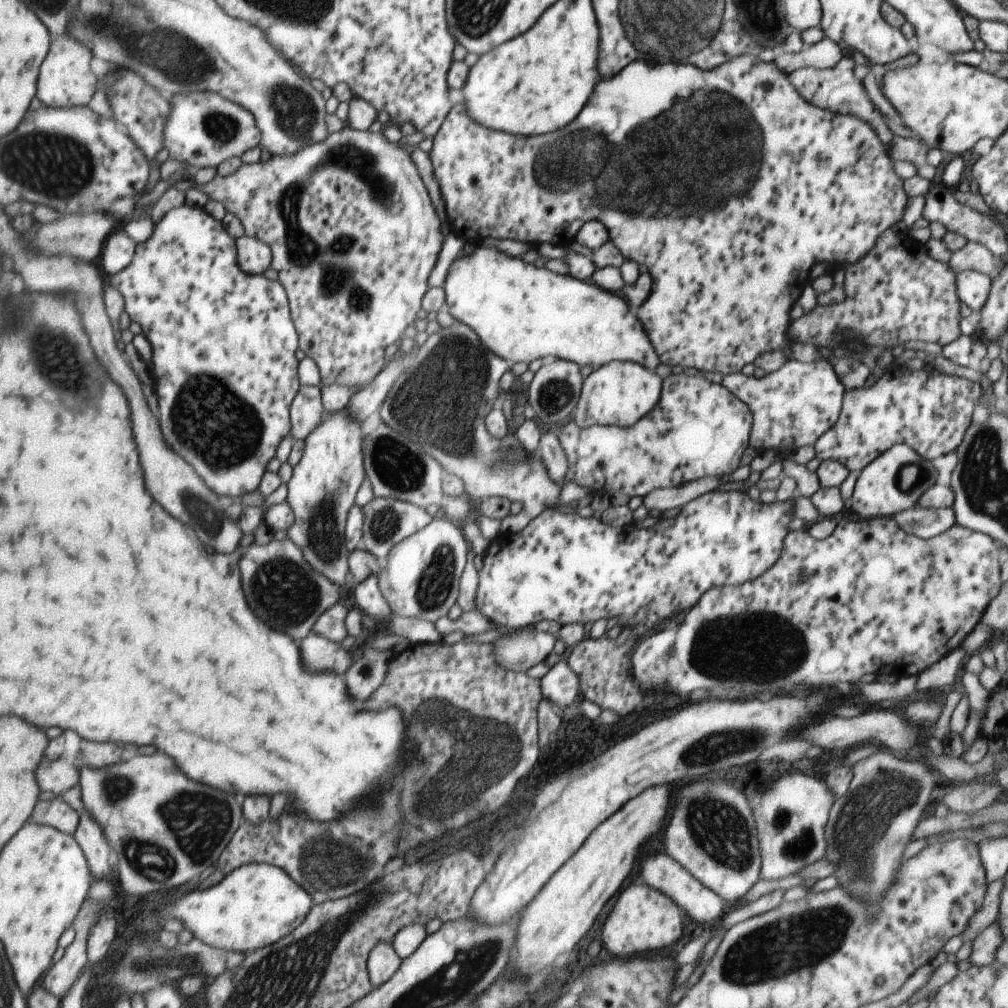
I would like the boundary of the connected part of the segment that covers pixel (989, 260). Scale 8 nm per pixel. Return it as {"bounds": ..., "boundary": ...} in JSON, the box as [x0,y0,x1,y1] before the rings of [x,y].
{"bounds":[949,241,997,276],"boundary":[[[967,241],[959,250],[950,254],[949,268],[954,273],[974,270],[992,276],[997,272],[995,254],[984,245]]]}

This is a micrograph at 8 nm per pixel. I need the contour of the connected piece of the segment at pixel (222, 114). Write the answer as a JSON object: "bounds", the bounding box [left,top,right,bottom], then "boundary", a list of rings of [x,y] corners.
{"bounds":[164,94,262,171],"boundary":[[[181,94],[172,102],[172,115],[166,124],[164,146],[169,156],[188,164],[191,171],[219,166],[233,156],[242,157],[262,144],[262,132],[249,109],[225,100],[219,94]]]}

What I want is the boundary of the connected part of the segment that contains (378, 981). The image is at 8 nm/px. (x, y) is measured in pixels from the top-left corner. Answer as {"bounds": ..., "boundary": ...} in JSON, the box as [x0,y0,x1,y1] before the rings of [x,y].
{"bounds":[368,941,402,987],"boundary":[[[383,941],[372,950],[368,958],[368,969],[375,987],[385,984],[399,970],[402,958],[393,944]]]}

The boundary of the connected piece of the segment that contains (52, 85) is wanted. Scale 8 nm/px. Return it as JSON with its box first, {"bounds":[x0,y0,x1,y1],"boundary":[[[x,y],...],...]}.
{"bounds":[37,36,101,107],"boundary":[[[69,36],[57,37],[40,68],[37,98],[48,107],[87,106],[101,84],[101,76],[92,67],[93,52]]]}

